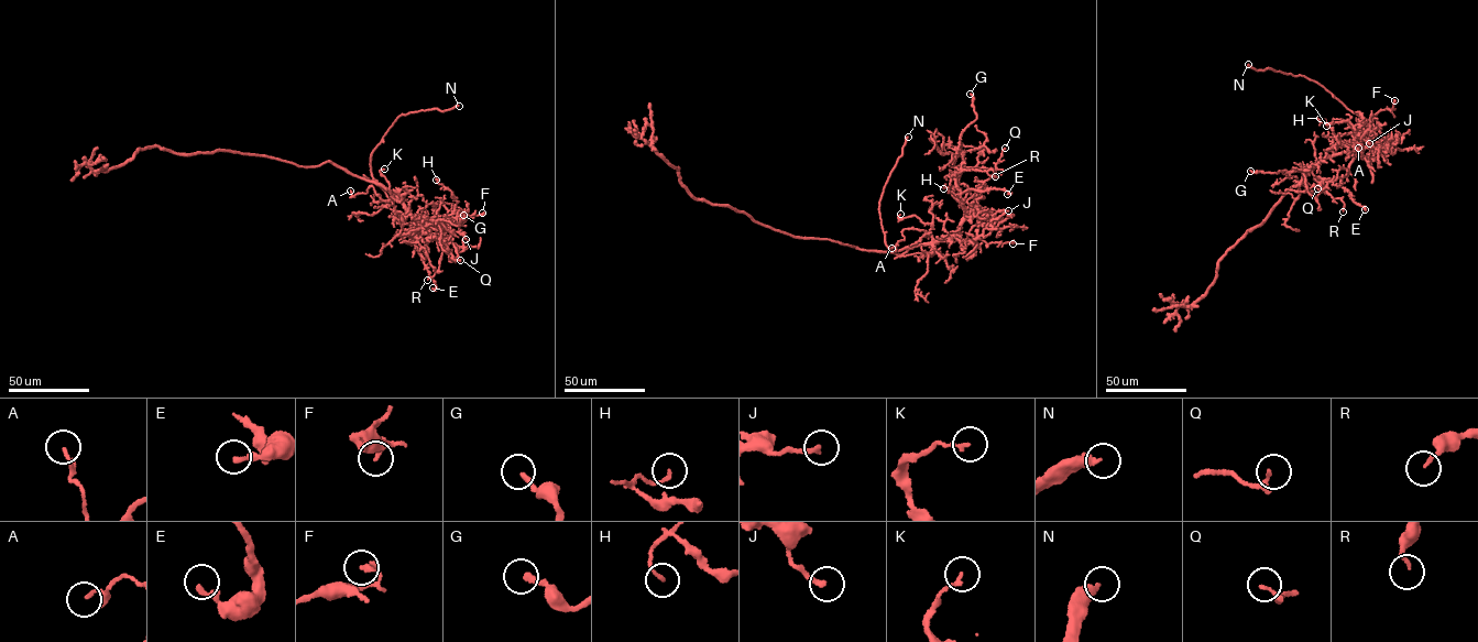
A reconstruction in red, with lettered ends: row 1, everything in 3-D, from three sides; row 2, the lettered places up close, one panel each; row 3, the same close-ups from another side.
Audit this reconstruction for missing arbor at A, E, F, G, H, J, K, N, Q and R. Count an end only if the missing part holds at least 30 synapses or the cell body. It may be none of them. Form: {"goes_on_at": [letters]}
{"goes_on_at": ["N"]}

